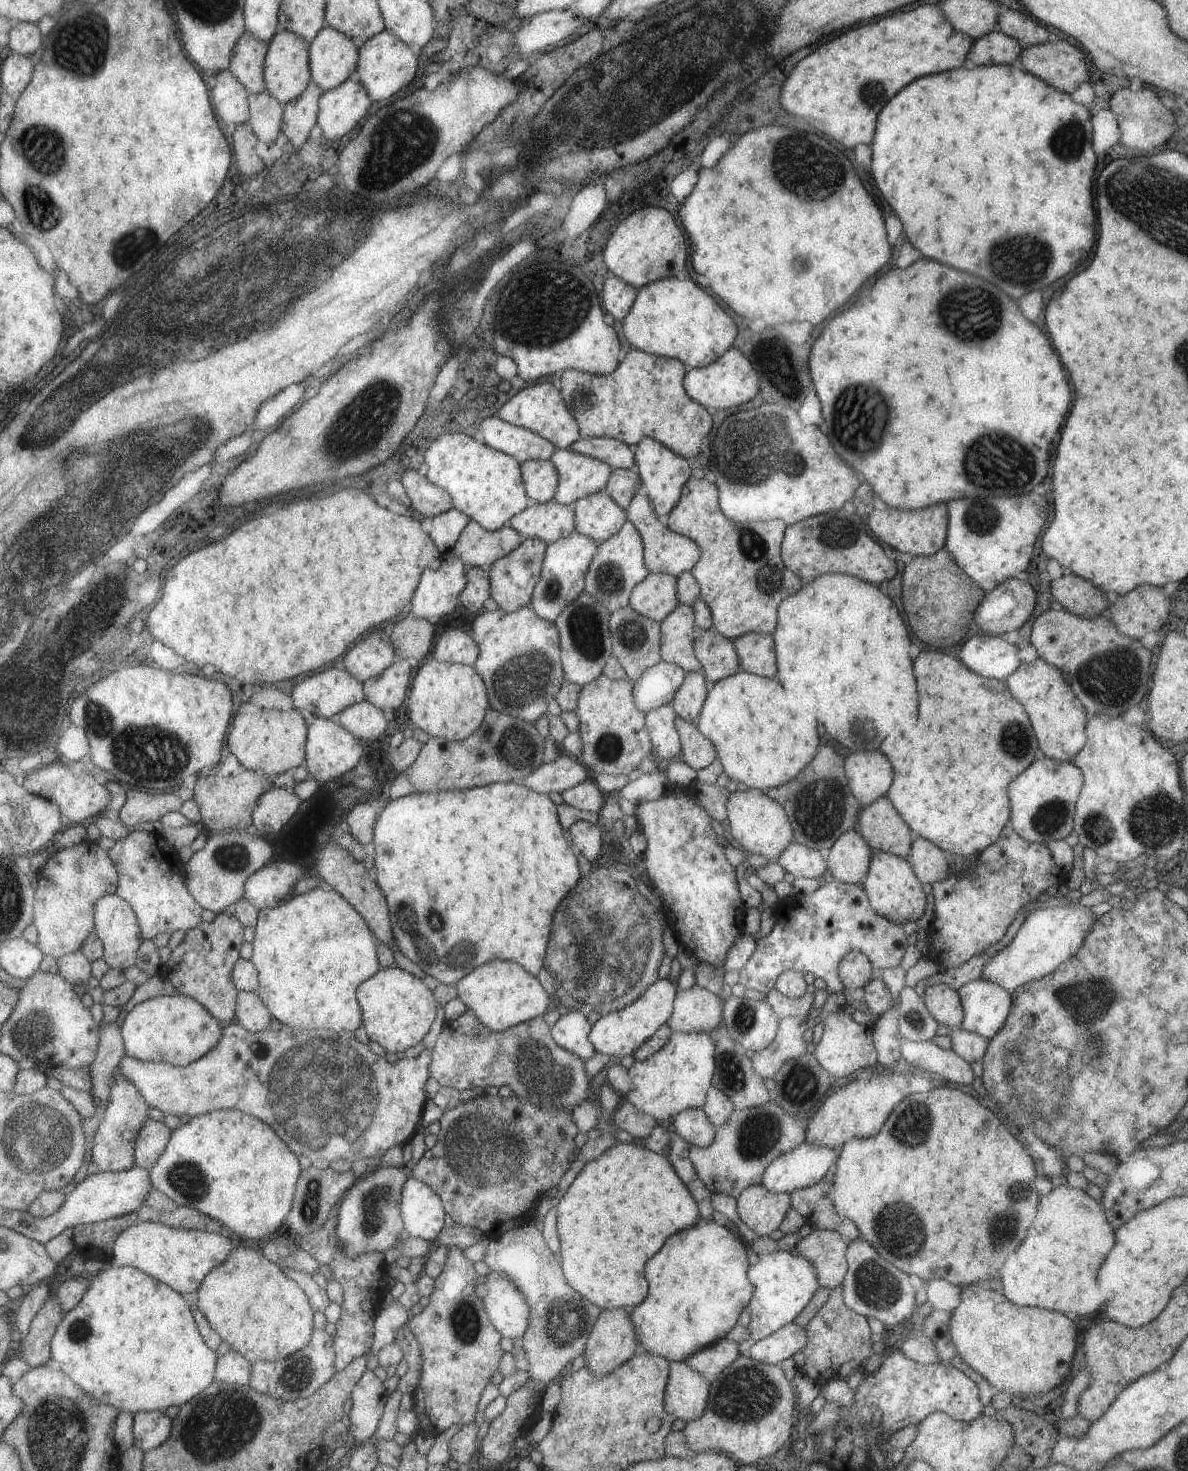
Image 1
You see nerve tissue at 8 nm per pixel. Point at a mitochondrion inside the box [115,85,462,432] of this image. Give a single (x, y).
(401, 147)

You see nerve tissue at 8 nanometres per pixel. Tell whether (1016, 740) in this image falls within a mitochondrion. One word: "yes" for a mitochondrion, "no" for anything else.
yes

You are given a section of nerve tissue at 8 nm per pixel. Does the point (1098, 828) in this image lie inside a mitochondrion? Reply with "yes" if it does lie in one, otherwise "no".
yes

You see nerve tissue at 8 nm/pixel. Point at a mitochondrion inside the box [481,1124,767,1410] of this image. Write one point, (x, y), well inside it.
(565, 1321)

